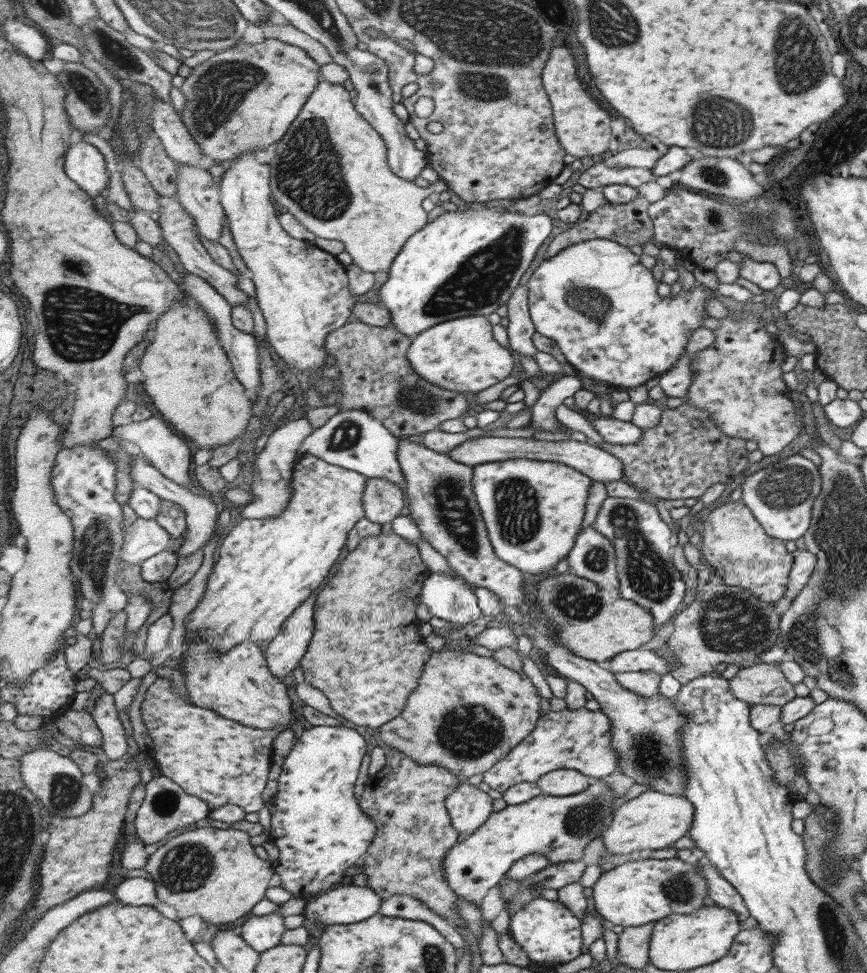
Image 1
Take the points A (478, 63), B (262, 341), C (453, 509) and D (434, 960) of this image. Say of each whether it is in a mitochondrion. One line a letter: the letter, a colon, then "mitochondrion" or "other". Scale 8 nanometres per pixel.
A: mitochondrion
B: other
C: mitochondrion
D: mitochondrion

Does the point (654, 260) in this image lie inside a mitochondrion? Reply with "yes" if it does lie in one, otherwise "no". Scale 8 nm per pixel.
no

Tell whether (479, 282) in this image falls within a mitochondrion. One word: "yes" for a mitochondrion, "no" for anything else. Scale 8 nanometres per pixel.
yes

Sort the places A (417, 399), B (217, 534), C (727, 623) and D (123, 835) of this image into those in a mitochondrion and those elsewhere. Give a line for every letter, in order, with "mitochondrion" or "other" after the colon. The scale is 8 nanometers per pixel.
A: mitochondrion
B: other
C: mitochondrion
D: other

